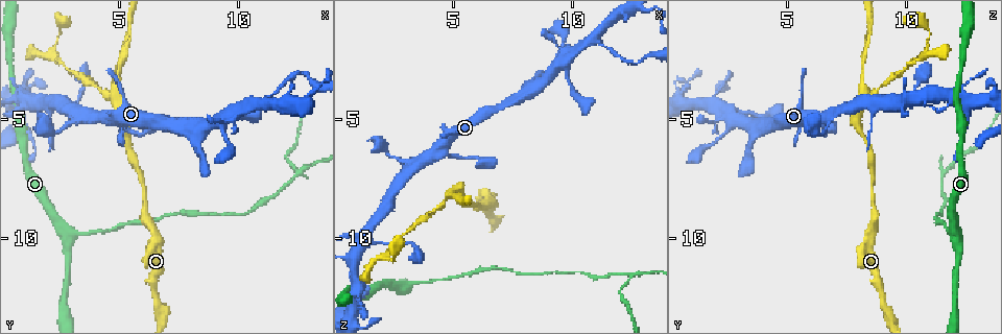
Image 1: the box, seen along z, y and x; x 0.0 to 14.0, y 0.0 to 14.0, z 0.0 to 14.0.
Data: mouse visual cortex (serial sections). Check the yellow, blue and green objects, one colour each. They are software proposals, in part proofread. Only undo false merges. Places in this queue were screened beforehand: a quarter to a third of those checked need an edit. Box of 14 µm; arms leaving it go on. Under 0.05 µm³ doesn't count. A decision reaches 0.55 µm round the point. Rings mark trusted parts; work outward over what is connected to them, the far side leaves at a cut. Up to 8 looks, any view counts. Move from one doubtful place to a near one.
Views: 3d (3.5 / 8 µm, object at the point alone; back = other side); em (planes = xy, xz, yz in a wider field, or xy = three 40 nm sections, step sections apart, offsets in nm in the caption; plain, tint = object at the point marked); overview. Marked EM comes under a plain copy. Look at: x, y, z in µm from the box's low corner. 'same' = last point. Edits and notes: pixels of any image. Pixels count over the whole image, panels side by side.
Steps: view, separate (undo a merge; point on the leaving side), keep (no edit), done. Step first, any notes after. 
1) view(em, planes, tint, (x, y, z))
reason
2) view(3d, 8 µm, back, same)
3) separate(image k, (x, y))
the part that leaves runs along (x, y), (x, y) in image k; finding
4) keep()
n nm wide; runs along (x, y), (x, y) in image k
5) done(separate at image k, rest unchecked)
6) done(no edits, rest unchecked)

view(3d, 3.5 µm, back, (3.3, 9.9, 11.9))
branch point

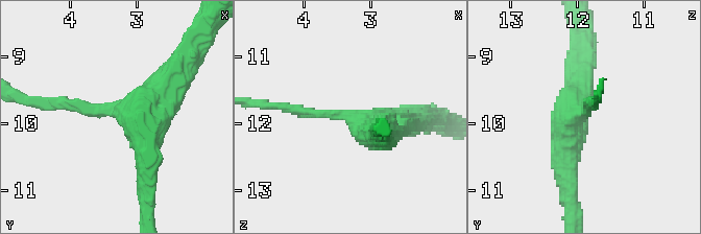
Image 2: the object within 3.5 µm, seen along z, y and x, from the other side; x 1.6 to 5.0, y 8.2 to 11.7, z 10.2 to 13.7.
view(em, xy, step 5, tint, (3.20, 9.85, 12.00))
3 arms; arms of 150, 350, 400 nm

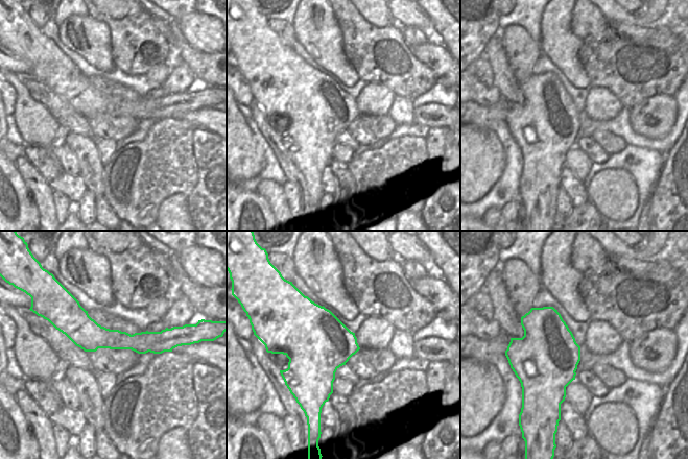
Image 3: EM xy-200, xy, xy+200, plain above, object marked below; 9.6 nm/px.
keep()
runs along (63, 329), (161, 345) in image 3; one cell here

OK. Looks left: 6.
view(3d, 8 µm, (4.7, 4.1, 8.3))

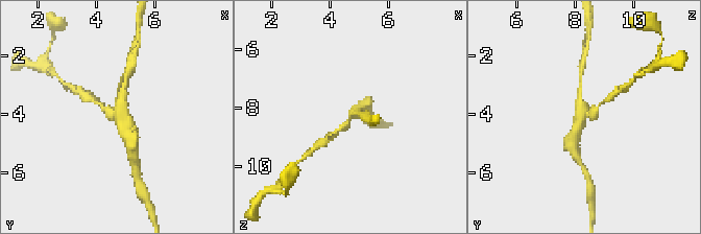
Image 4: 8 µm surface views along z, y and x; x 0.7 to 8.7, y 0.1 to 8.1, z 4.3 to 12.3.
view(em, xy, step 5, tint, (4.8, 4.1, 8.2))
3 arms; arms of 200, 250, 350 nm

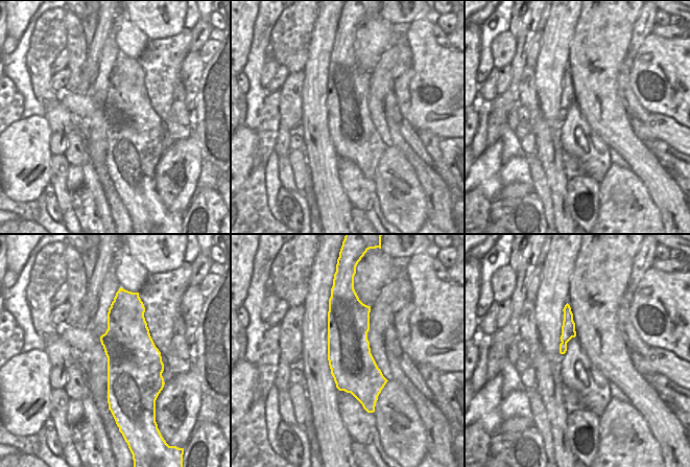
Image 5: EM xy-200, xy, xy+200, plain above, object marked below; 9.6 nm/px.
separate(image 4, (331, 135))
440 nm wide; the part that leaves runs along (346, 121), (333, 137), (316, 147) in image 4; two cells meet here

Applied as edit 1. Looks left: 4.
view(overview)

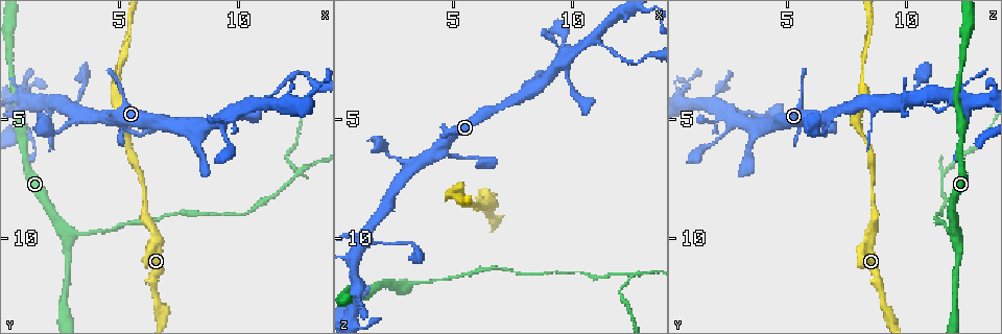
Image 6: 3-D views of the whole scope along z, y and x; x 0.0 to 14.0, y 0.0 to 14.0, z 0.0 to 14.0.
view(3d, 8 µm, (12.4, 7.4, 11.5))
two arms in line, one across

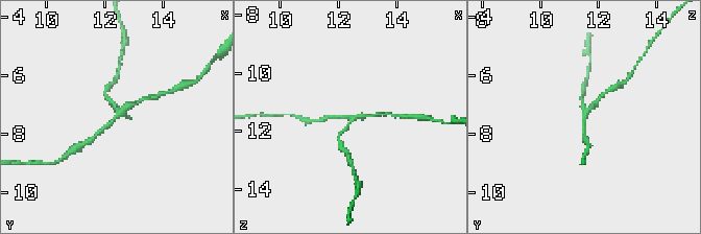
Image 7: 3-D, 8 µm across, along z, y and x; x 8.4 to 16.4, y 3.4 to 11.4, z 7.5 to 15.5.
view(em, xy, step 3, tint, (12.4, 7.3, 11.5))

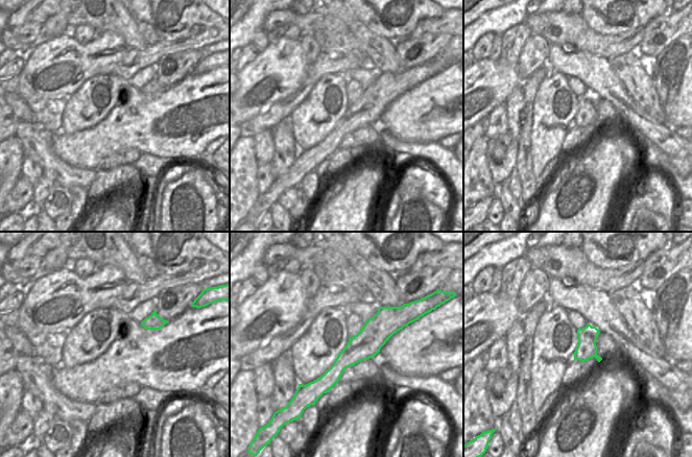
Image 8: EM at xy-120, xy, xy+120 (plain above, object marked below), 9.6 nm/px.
separate(image 7, (106, 97))
arms of 150, 150, 150 nm; two cells meet here

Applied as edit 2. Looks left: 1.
done(separate at image 4, separate at image 7, rest unchecked)

